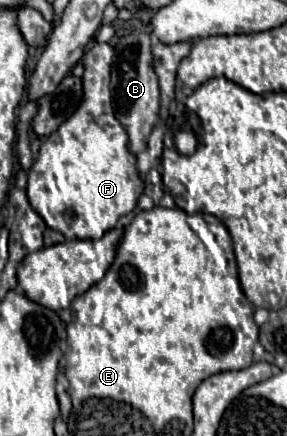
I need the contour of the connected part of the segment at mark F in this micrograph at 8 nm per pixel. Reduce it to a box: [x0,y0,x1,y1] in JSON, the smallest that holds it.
[27,44,144,240]

